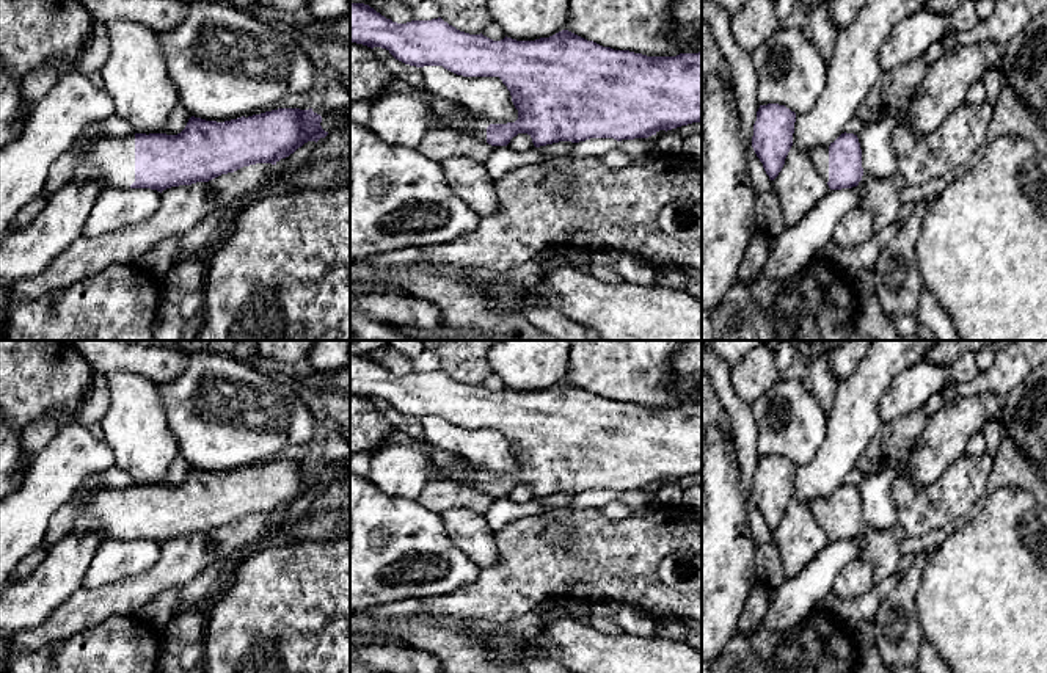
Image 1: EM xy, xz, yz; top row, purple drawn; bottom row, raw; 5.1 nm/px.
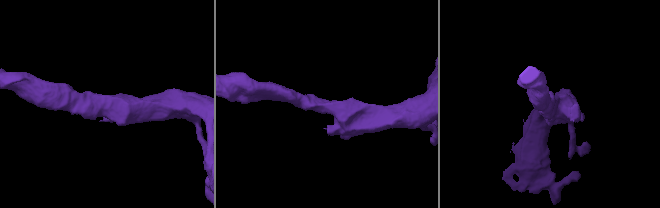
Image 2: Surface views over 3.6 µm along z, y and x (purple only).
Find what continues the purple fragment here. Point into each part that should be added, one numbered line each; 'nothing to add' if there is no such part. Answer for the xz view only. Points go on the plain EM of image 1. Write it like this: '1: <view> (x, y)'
1: xz (477, 479)

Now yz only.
1: yz (821, 505)

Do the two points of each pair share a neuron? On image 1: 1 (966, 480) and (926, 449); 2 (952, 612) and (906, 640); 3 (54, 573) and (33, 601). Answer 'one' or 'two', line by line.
1: two
2: two
3: one

